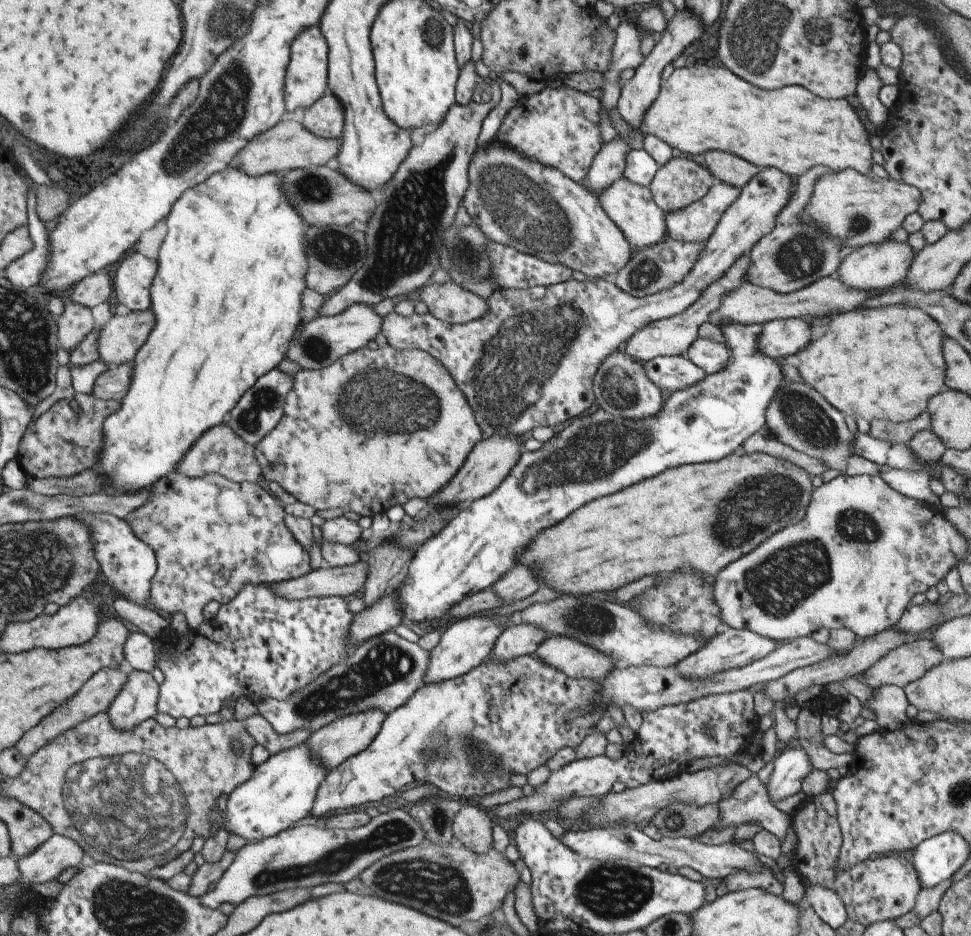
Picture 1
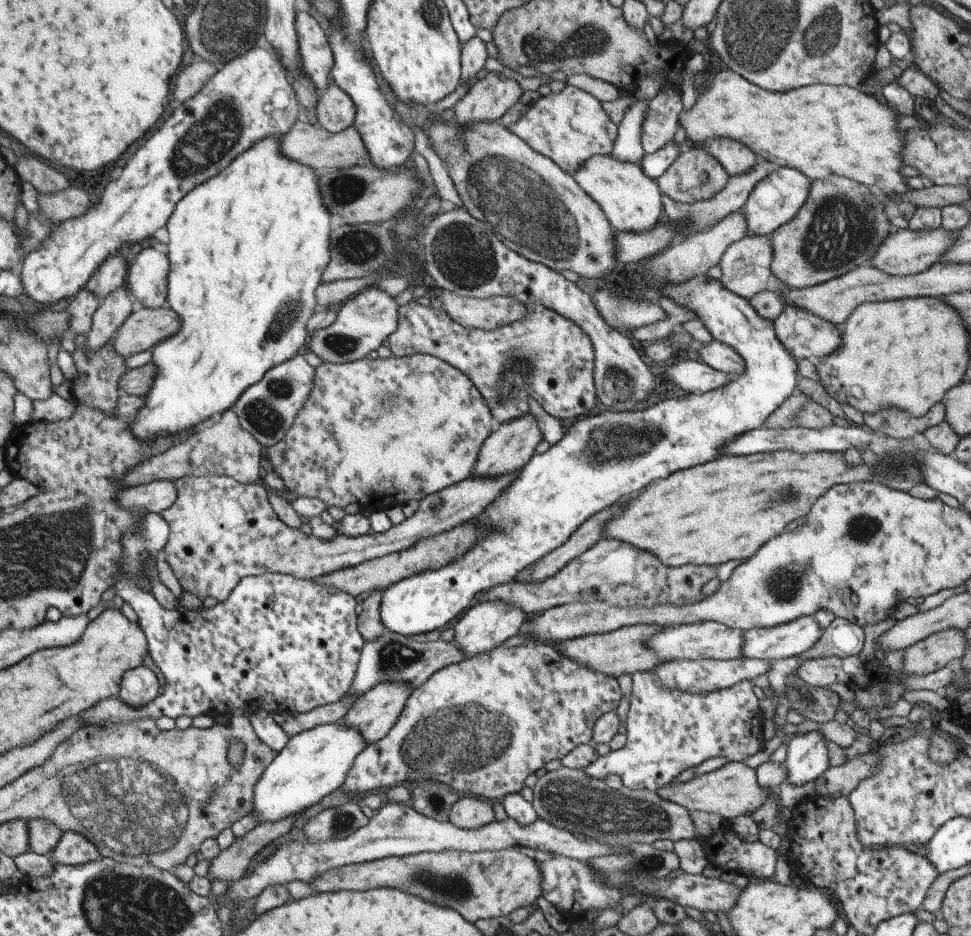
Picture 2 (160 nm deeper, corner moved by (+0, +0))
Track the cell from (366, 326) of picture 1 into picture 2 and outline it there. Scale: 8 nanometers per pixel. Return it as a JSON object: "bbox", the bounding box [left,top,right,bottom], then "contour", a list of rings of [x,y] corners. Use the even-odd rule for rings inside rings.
{"bbox":[304,286,398,364],"contour":[[[369,286],[341,304],[333,322],[327,328],[309,336],[304,351],[313,352],[323,363],[341,364],[362,359],[371,350],[377,350],[385,343],[386,338],[395,332],[398,308],[394,297],[376,286]]]}

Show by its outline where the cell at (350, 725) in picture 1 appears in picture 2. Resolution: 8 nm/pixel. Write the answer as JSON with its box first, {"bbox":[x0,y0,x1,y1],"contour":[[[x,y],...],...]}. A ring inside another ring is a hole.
{"bbox":[339,681,413,745],"contour":[[[379,681],[362,695],[357,696],[339,722],[355,727],[363,735],[367,745],[377,742],[391,730],[413,689],[407,681]]]}

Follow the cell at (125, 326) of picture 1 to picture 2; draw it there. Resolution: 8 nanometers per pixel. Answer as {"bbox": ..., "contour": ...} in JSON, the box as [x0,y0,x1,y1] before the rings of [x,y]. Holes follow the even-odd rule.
{"bbox":[113,305,179,358],"contour":[[[159,305],[154,309],[153,307],[143,307],[136,312],[132,312],[123,321],[123,324],[120,324],[120,327],[113,334],[113,346],[115,352],[125,358],[143,350],[151,350],[157,342],[169,338],[177,330],[179,330],[179,316],[175,312],[171,312],[169,306]]]}

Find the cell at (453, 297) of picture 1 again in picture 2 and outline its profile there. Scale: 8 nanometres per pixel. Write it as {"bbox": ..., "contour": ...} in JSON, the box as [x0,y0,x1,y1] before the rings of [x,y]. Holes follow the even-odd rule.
{"bbox":[442,291,528,331],"contour":[[[443,291],[442,308],[451,320],[467,328],[490,331],[506,327],[526,316],[528,310],[522,301],[509,297],[492,296],[482,299],[460,297]]]}

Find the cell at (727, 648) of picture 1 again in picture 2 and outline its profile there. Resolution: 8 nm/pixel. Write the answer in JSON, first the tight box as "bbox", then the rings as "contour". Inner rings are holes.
{"bbox":[742,615,822,660],"contour":[[[811,615],[770,627],[743,631],[742,656],[746,659],[783,660],[808,651],[822,635]]]}

